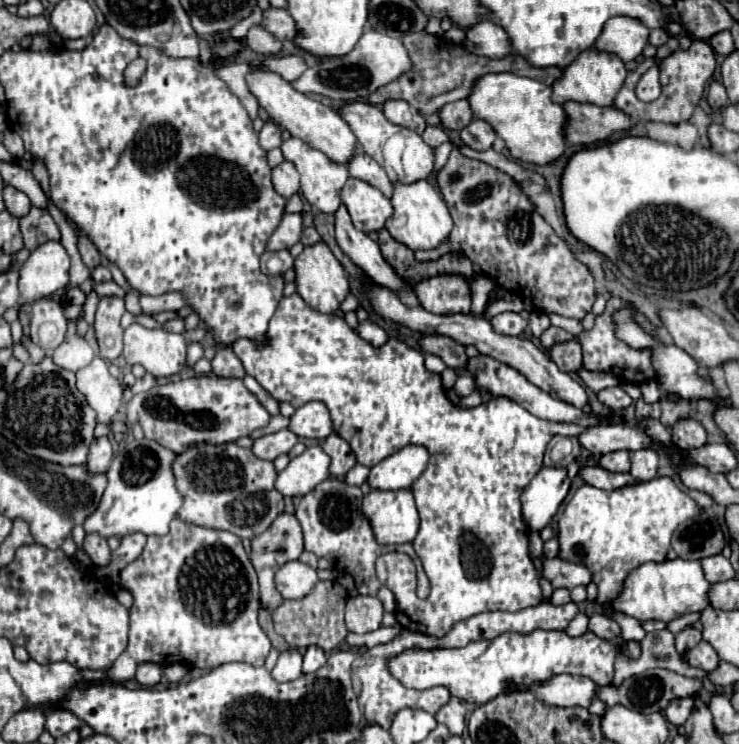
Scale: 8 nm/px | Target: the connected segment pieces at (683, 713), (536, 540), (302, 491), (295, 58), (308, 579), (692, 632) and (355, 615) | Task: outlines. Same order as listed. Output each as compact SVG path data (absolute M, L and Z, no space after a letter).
M683 697L683 699L673 699L667 709L665 709L665 717L669 723L673 725L683 725L687 721L687 717L691 715L693 709L693 699L691 697Z
M530 532L529 534L529 553L533 559L543 555L543 544L539 532Z
M307 447L279 473L275 489L287 497L303 497L329 475L329 455L319 447Z
M301 55L269 57L269 59L261 57L261 61L263 61L263 67L283 75L283 79L287 79L287 81L295 81L307 69L307 63L305 63L305 59Z
M289 561L275 573L275 585L283 599L301 599L315 587L315 583L317 583L315 569L301 561Z
M687 625L685 629L681 629L677 635L675 635L675 645L677 645L677 651L679 655L683 655L689 647L695 647L695 643L701 641L701 631L697 631L695 627Z
M357 595L347 599L345 623L353 633L369 633L381 627L383 603L371 595Z

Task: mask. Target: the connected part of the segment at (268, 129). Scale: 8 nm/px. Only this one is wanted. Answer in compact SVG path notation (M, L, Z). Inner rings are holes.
M267 121L265 127L261 129L259 133L259 143L263 149L273 149L273 147L281 147L281 129L273 123L273 121Z

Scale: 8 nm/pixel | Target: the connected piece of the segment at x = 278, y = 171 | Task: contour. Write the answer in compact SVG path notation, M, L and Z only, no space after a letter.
M283 161L273 169L273 187L285 199L299 191L299 173L291 161Z

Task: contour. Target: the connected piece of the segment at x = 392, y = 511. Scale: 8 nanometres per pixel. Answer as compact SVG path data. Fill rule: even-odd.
M409 489L399 491L371 491L363 499L363 515L369 519L373 535L377 543L381 545L399 545L399 543L411 543L419 529L419 515L413 501L413 493Z

